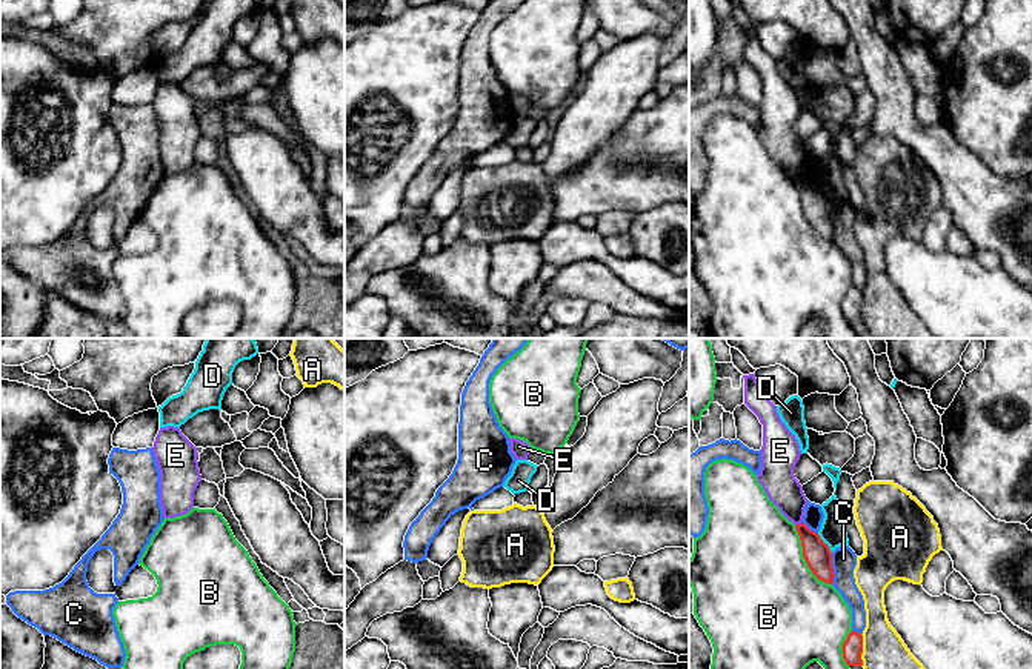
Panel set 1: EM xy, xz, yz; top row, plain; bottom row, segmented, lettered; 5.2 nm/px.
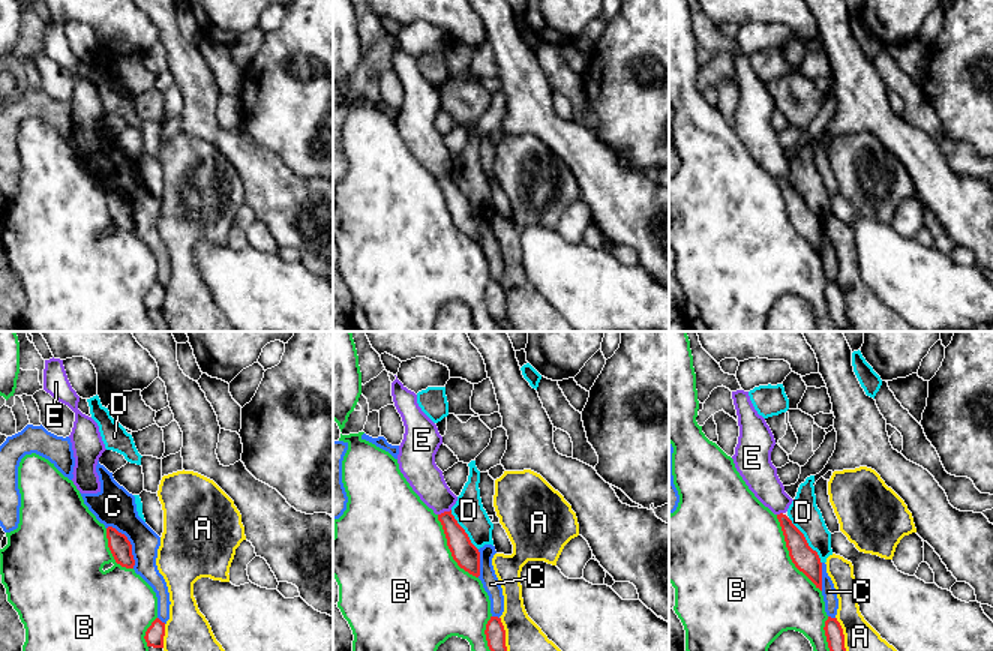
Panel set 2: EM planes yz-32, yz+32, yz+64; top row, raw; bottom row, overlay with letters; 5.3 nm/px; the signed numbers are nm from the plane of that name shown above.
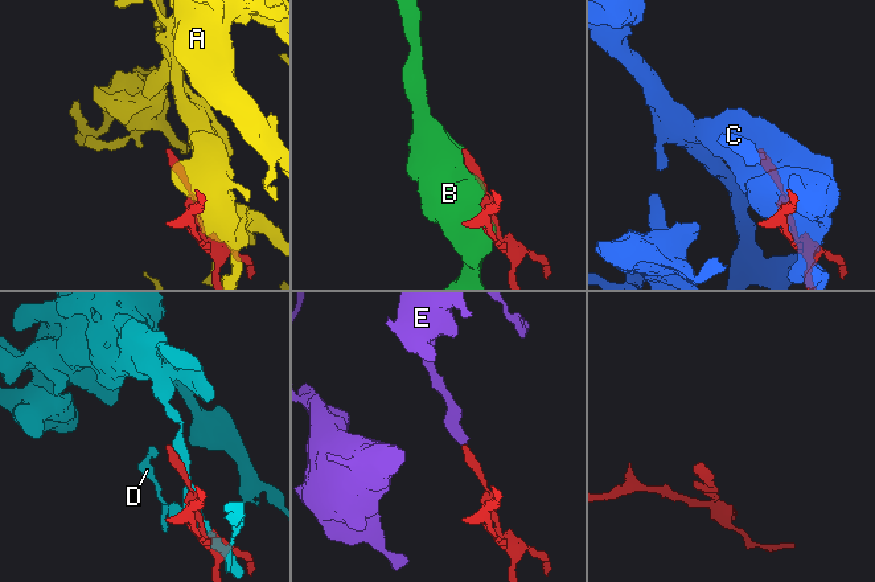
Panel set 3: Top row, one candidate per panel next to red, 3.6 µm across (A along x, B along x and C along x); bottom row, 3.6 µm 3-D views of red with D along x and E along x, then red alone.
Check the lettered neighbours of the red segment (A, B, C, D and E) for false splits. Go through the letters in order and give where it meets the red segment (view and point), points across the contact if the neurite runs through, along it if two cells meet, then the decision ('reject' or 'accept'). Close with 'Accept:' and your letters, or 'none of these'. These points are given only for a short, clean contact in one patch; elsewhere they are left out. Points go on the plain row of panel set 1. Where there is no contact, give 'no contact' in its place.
A: yz (862, 305) | reject
B: yz (805, 214) | reject
C: yz (832, 223) | reject
D: yz (825, 199) | reject
E: yz (797, 180) | across yz (817, 209), (811, 196), (797, 180), (792, 157), (778, 137) | accept
Accept: E

